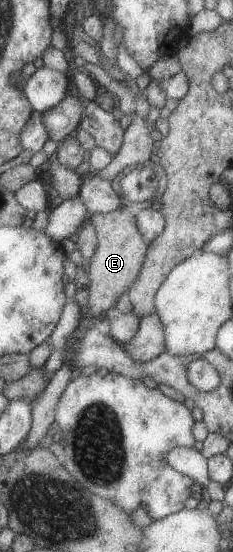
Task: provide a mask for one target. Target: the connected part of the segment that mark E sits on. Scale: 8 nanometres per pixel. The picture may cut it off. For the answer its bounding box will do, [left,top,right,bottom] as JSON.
[86,204,148,317]

